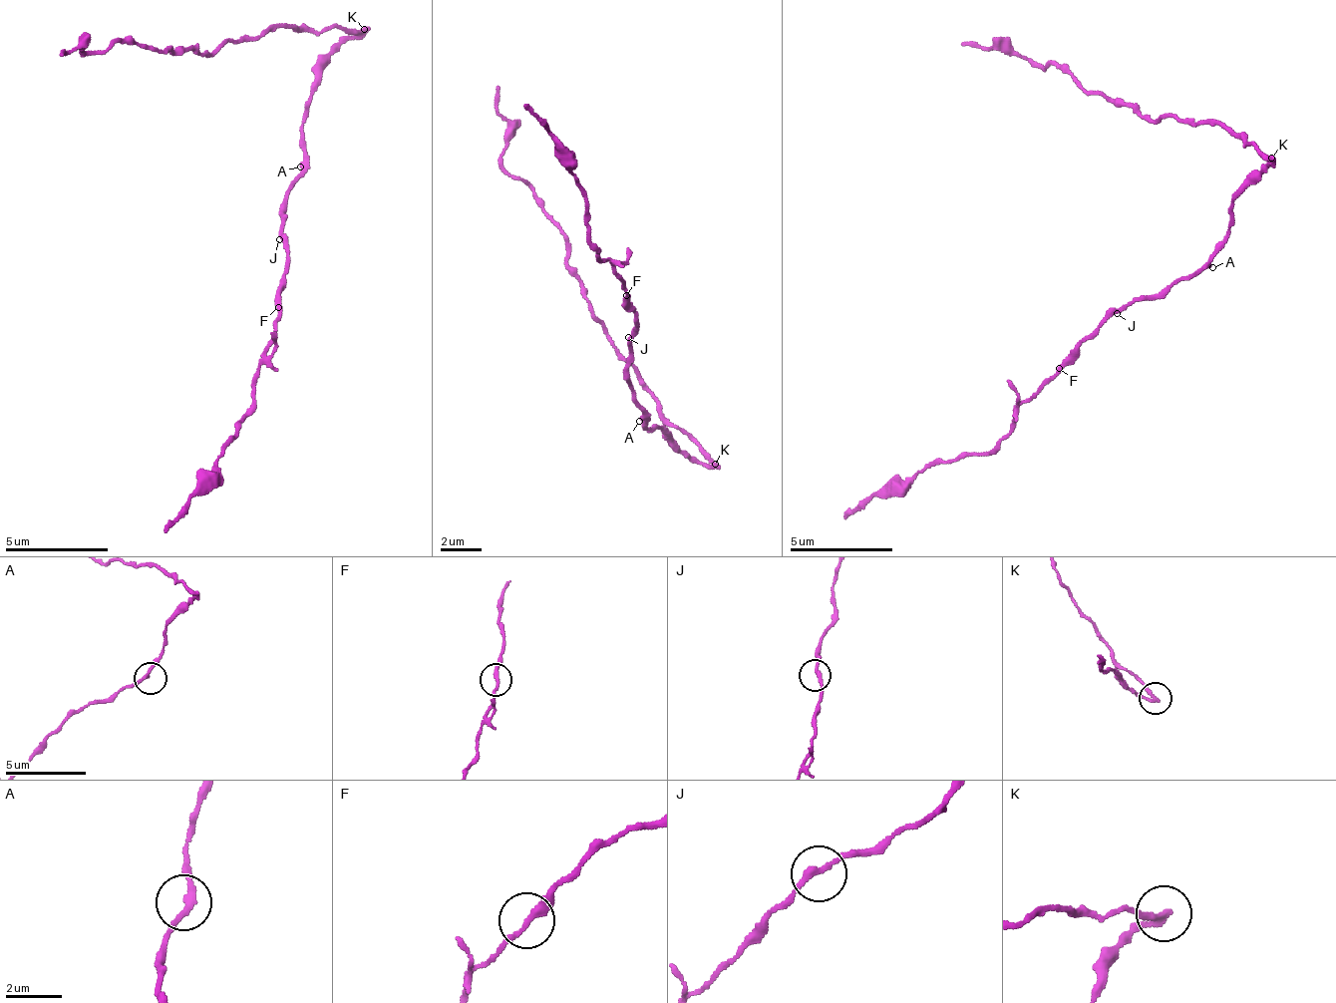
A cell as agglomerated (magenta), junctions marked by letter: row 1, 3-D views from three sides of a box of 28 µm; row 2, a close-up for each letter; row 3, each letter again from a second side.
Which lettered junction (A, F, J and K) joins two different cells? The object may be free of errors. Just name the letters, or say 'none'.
K

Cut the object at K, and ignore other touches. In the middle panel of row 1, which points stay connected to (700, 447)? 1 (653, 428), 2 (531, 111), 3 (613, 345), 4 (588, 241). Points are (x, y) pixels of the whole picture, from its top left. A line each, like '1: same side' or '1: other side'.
1: other side
2: other side
3: same side
4: other side

